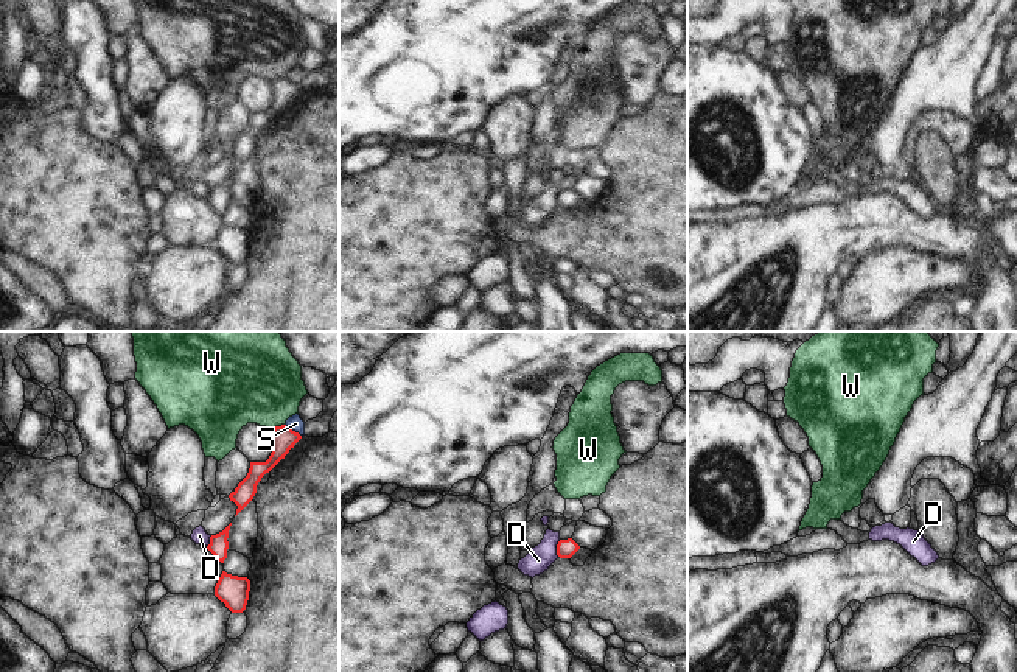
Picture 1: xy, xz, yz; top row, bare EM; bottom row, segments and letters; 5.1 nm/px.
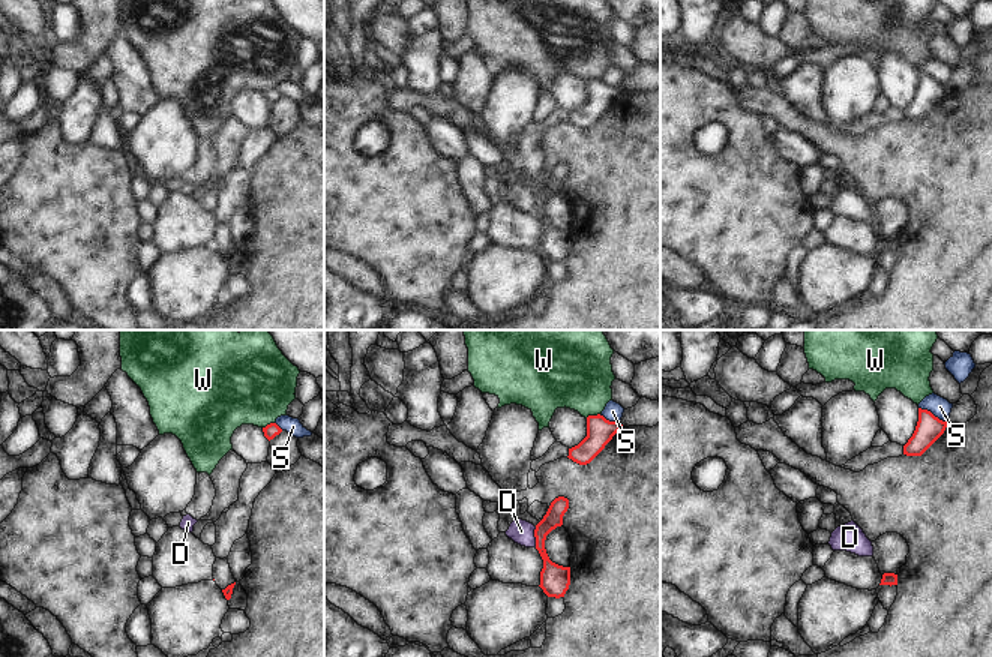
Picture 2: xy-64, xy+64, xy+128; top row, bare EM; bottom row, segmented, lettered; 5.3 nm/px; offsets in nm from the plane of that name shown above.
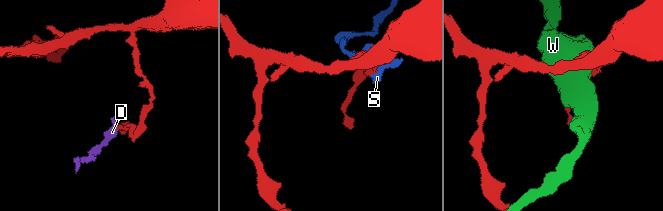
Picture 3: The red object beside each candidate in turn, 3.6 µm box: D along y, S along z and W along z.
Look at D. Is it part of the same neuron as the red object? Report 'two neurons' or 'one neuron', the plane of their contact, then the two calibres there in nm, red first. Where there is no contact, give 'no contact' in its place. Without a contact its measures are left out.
two neurons | xz | 100/130 nm

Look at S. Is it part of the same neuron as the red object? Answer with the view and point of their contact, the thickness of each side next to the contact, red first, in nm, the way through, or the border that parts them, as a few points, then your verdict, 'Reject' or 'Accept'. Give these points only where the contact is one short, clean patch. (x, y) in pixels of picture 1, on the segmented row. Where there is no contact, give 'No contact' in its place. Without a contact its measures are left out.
Touches red at xy (291, 430). Thickness 120 nm (red) against 80 nm. Reject.

